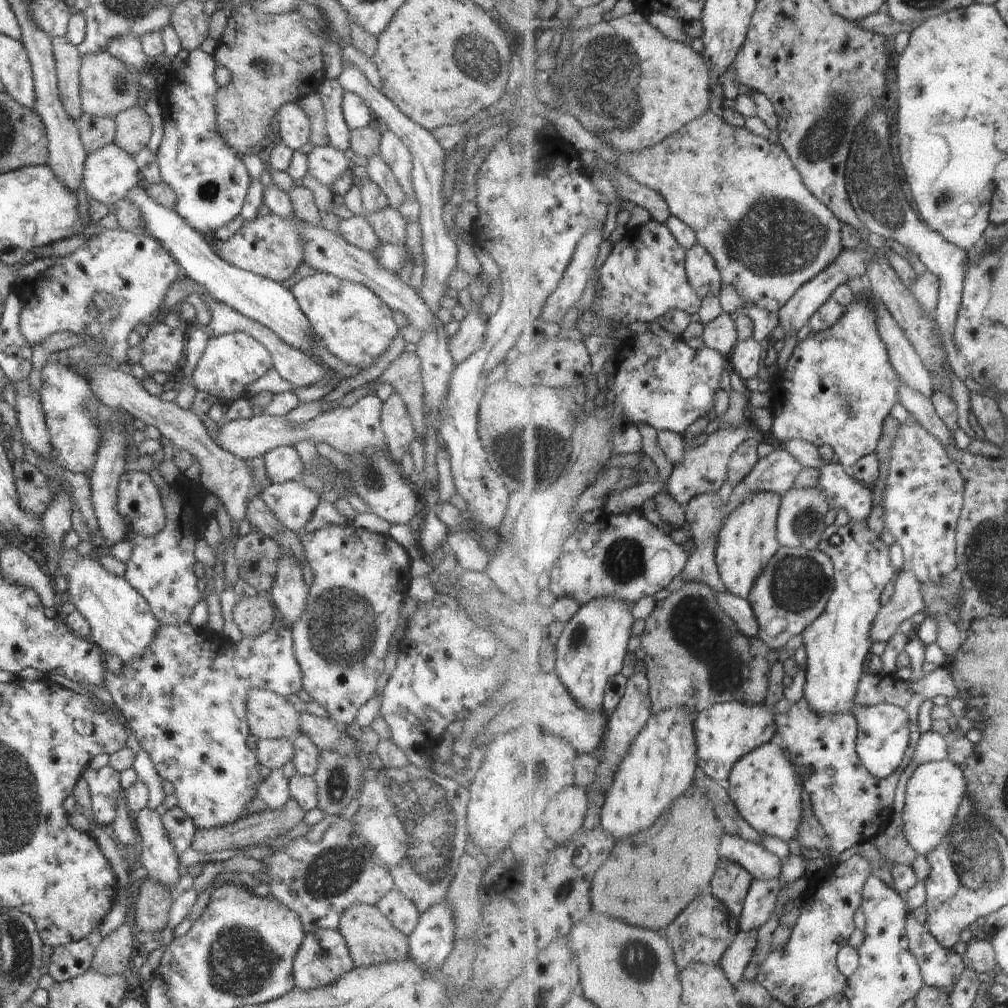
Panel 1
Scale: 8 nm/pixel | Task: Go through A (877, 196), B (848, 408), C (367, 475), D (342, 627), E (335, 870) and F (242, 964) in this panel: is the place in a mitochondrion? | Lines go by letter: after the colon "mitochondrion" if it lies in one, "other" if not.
A: mitochondrion
B: mitochondrion
C: mitochondrion
D: mitochondrion
E: mitochondrion
F: mitochondrion

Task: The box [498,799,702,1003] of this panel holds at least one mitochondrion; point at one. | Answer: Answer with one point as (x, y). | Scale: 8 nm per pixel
(647, 969)

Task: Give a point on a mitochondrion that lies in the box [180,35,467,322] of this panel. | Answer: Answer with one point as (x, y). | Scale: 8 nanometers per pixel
(263, 65)

